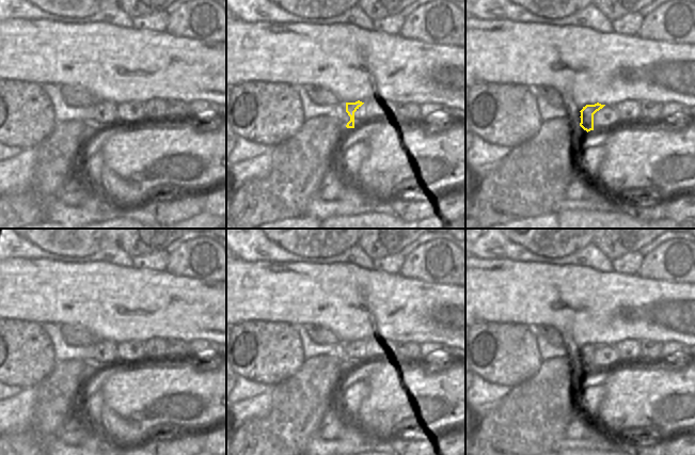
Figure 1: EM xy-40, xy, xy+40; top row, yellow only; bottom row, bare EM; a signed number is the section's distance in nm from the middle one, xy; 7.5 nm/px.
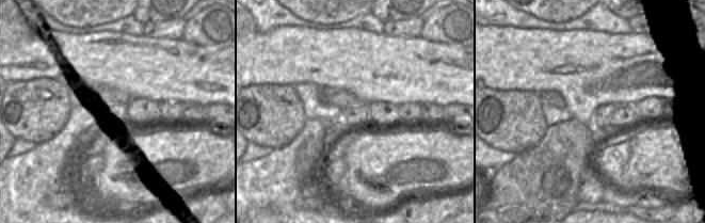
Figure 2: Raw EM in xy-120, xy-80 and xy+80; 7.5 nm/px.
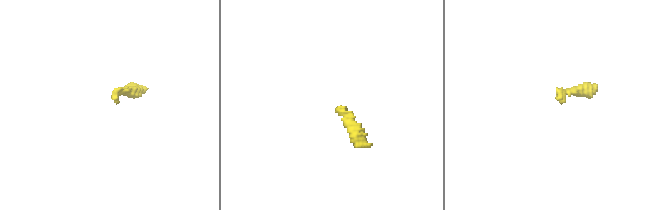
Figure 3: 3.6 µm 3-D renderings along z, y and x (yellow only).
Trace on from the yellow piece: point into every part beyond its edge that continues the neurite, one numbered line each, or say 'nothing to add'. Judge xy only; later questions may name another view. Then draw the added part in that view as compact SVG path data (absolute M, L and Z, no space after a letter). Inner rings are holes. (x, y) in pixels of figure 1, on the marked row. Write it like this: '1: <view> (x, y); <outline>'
1: xy (340, 113); M338 103L333 110L333 117L338 120L345 128L350 121L350 116L346 112L346 103Z

